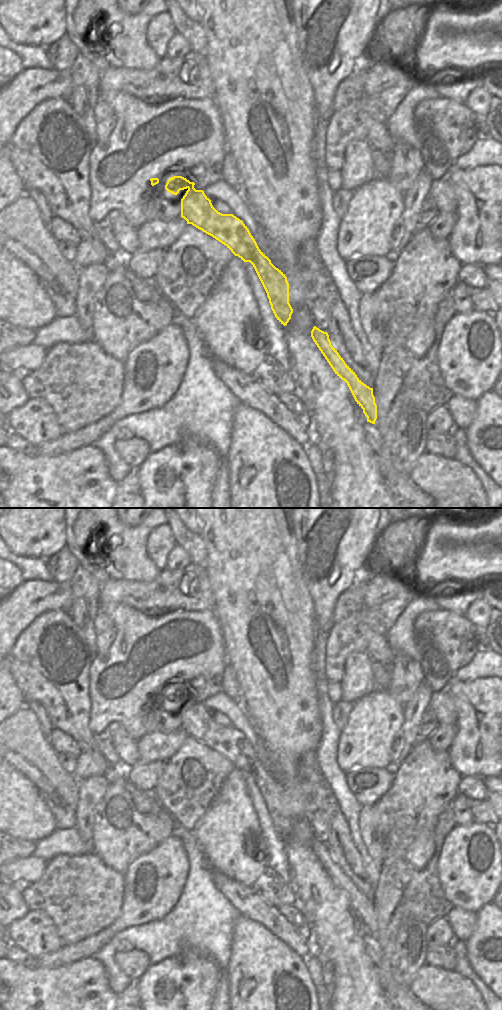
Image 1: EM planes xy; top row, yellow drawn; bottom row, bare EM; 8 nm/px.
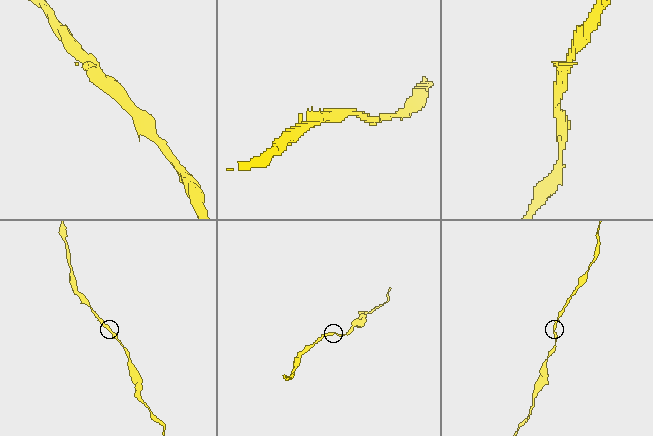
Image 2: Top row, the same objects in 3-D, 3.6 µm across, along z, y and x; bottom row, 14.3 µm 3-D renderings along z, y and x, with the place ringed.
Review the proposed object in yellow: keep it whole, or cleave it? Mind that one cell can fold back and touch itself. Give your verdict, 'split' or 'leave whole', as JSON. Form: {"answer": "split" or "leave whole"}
{"answer": "leave whole"}

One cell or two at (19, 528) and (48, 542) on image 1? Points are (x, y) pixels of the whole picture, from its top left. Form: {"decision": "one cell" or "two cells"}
{"decision": "one cell"}

